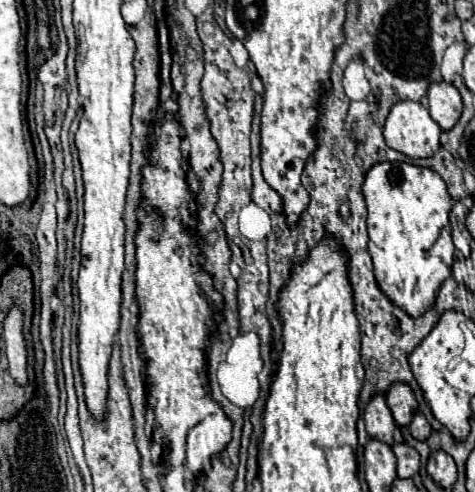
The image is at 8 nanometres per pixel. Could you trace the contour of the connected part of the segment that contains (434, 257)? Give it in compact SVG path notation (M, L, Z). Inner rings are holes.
M377 163L373 165L363 183L363 195L367 201L367 229L369 229L369 253L373 257L375 279L383 295L397 307L401 307L409 317L421 317L425 311L433 309L437 301L437 291L445 279L451 277L451 267L455 261L455 247L451 241L449 213L453 199L447 193L445 181L431 169L409 165L409 163Z

